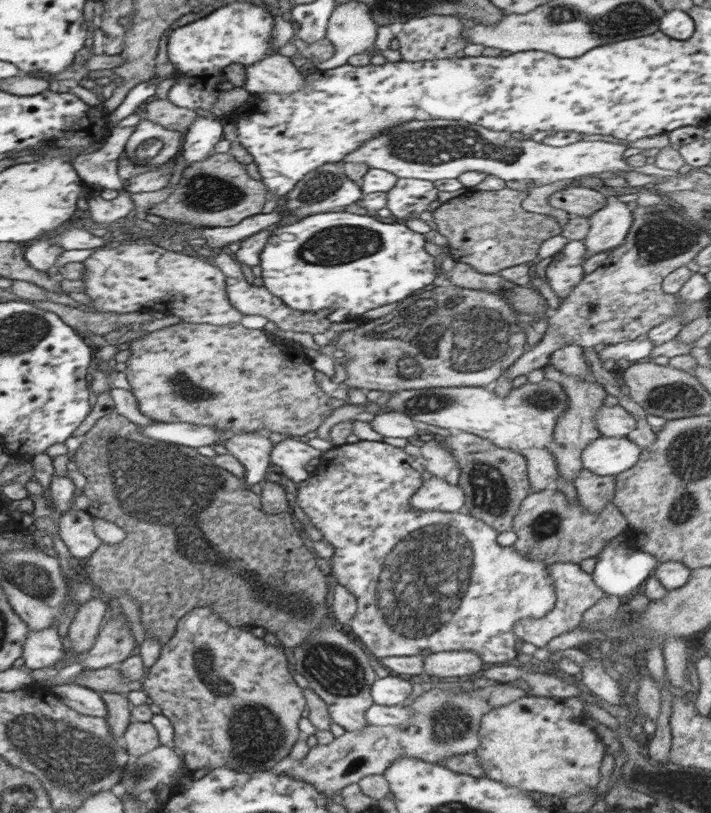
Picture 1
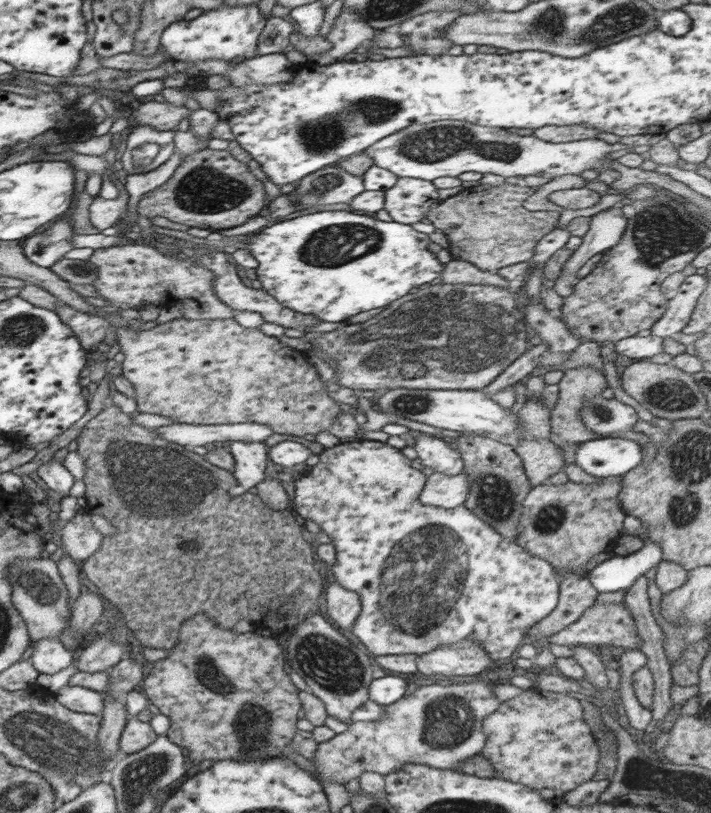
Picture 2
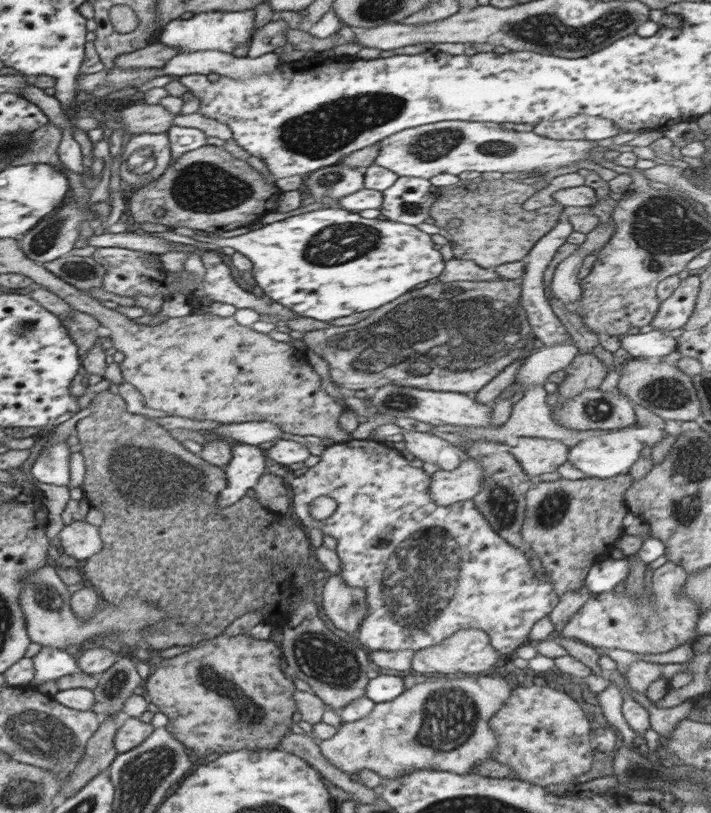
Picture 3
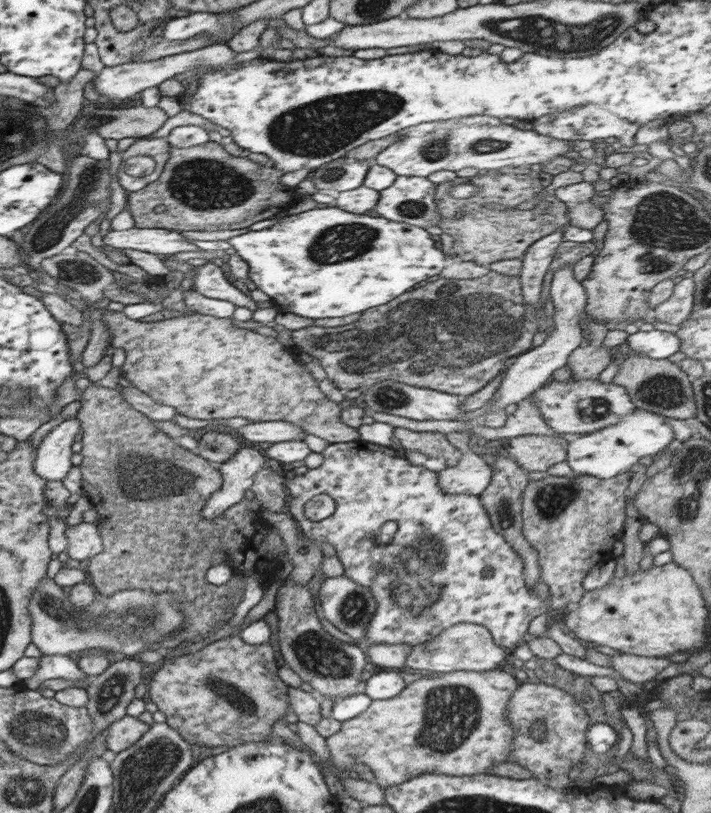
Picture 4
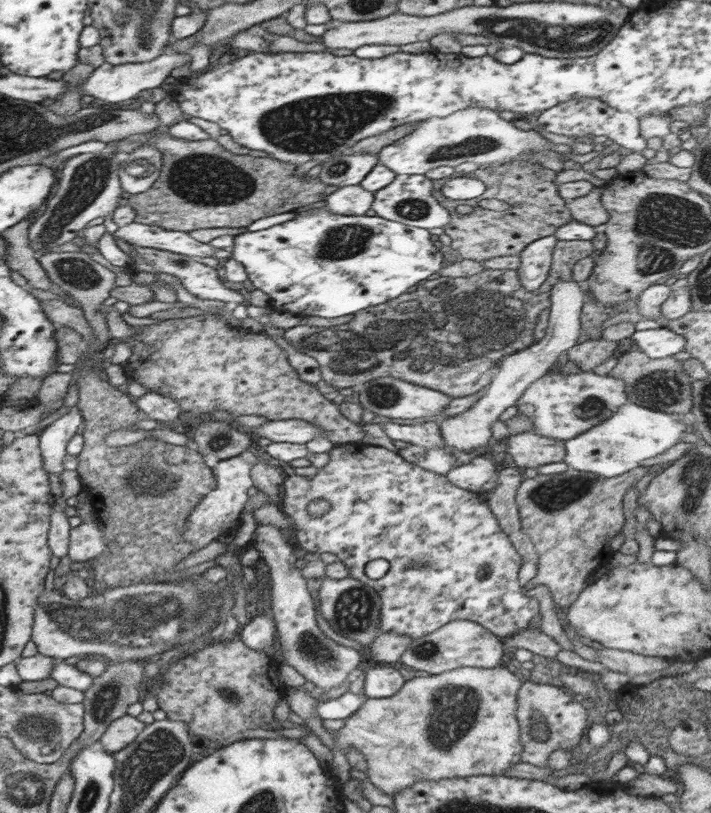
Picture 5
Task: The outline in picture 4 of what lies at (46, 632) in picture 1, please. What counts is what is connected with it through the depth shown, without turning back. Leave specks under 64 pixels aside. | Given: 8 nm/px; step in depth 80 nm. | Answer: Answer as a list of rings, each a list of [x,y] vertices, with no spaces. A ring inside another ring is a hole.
[[[55,654],[55,655],[42,655],[39,658],[39,665],[36,674],[33,674],[30,678],[22,680],[29,690],[34,690],[45,680],[52,679],[66,679],[69,681],[83,681],[86,678],[91,678],[86,675],[85,672],[80,670],[73,659],[69,656]]]

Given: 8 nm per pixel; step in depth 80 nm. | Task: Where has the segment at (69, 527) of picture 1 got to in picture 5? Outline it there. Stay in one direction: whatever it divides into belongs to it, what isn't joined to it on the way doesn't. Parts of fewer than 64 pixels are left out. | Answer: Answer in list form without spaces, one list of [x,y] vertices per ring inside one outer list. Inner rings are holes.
[[[86,522],[71,528],[67,556],[72,562],[90,563],[106,548],[105,535],[99,530],[97,522]]]

